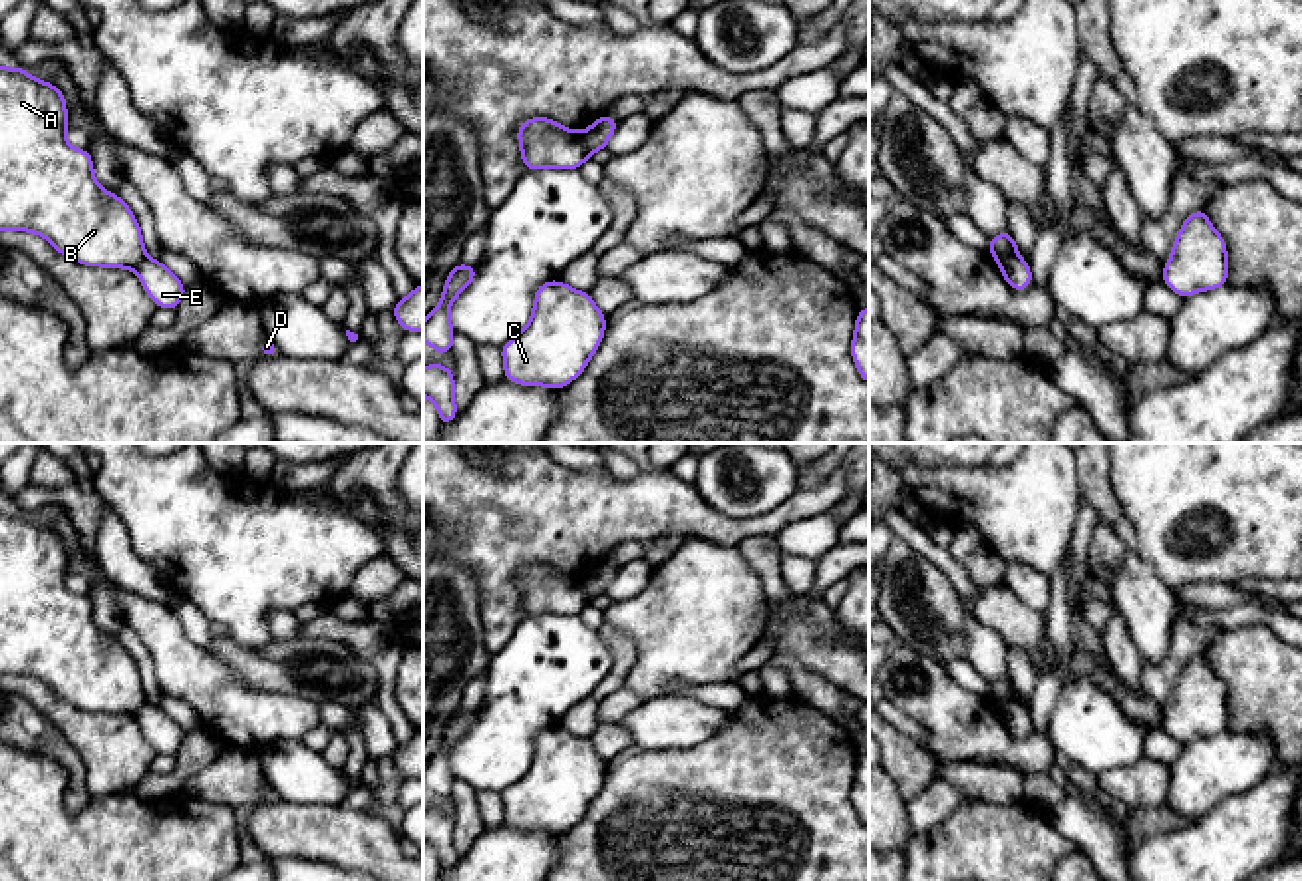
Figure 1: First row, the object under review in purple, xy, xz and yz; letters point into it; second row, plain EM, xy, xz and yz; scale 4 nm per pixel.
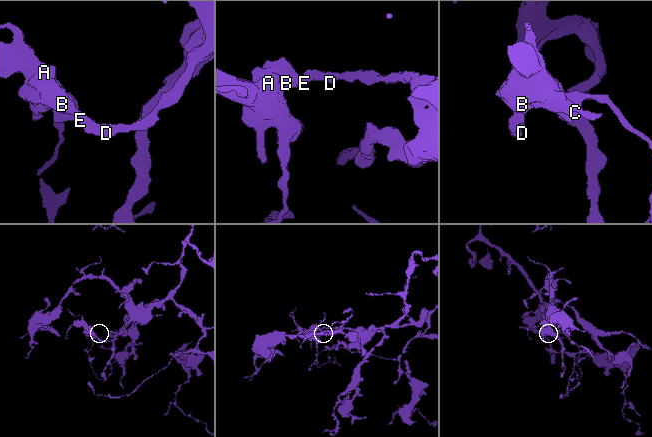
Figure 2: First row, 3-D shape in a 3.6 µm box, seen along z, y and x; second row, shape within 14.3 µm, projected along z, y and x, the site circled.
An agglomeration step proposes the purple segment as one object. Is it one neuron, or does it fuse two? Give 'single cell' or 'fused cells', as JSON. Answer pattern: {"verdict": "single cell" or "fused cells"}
{"verdict": "fused cells"}

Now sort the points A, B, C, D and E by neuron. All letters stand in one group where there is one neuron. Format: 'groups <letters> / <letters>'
groups A B C / D E

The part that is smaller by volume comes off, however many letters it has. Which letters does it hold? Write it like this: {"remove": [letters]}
{"remove": ["A", "B", "C"]}

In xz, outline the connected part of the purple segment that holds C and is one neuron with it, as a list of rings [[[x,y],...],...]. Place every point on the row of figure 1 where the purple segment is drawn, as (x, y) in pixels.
[[[561,280],[537,286],[531,320],[501,346],[503,378],[557,390],[570,384],[602,344],[606,318],[588,292]]]

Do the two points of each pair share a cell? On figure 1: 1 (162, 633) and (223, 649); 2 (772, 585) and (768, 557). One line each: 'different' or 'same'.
1: different
2: same

